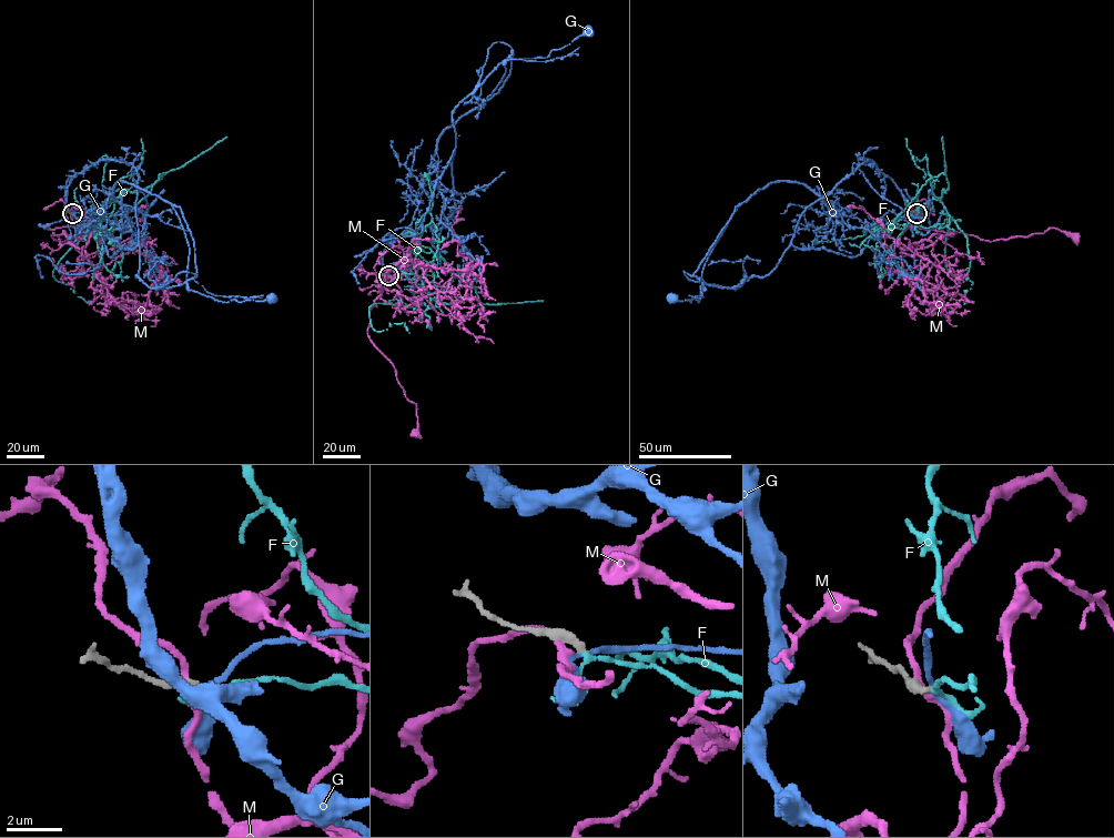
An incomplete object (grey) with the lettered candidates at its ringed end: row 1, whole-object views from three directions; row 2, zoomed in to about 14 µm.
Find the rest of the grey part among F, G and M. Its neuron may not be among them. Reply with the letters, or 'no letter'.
F

